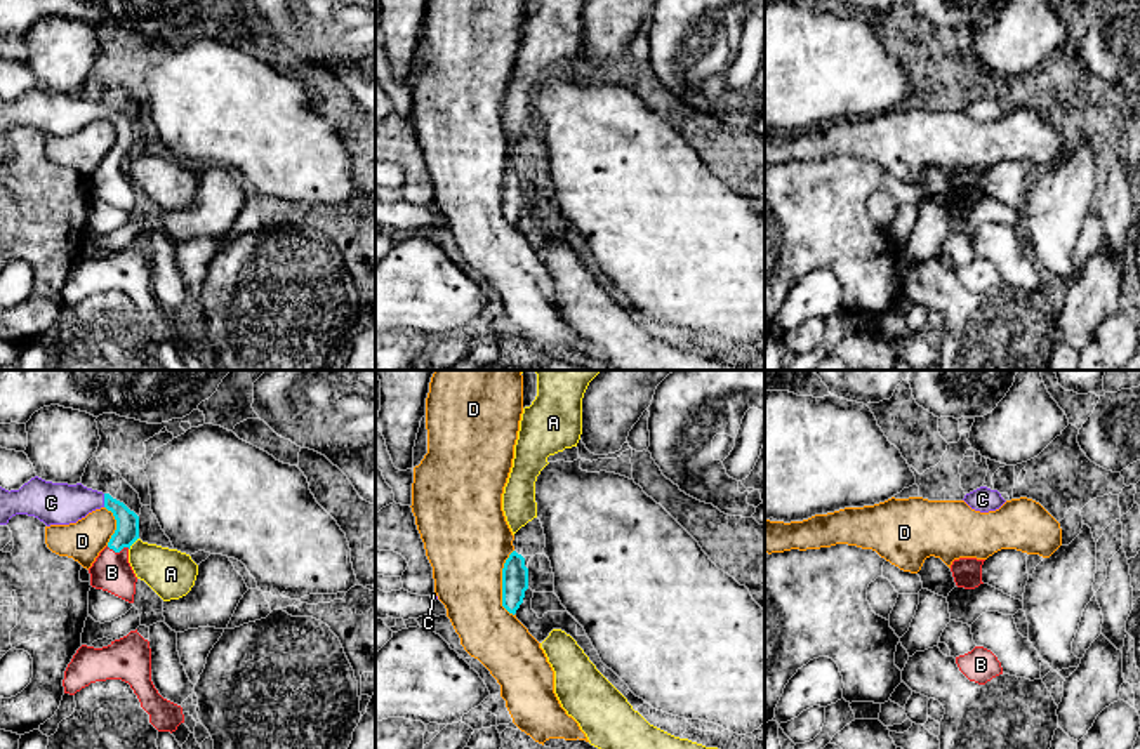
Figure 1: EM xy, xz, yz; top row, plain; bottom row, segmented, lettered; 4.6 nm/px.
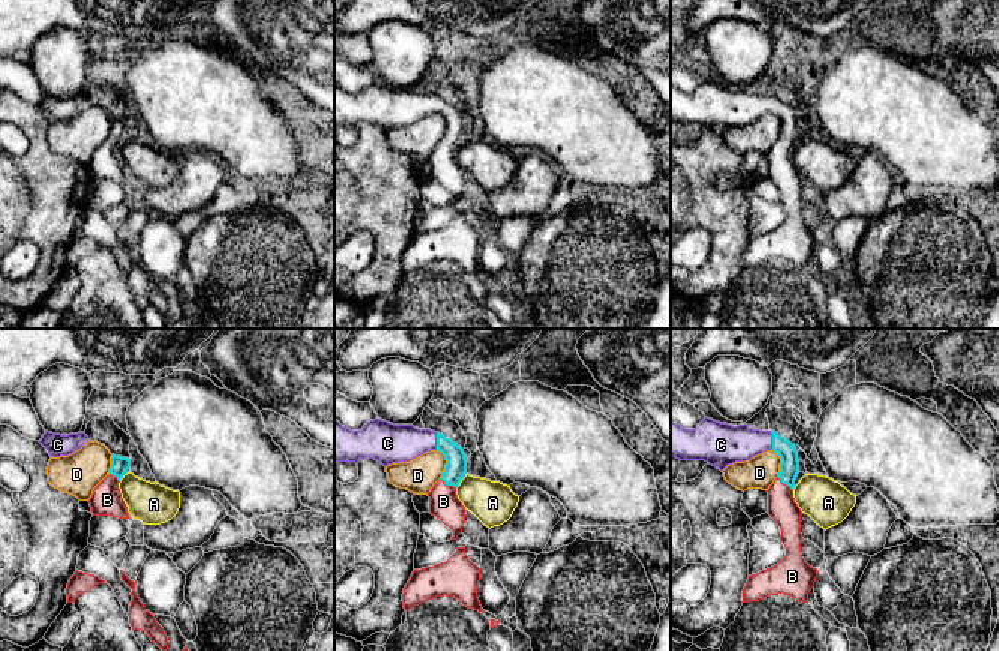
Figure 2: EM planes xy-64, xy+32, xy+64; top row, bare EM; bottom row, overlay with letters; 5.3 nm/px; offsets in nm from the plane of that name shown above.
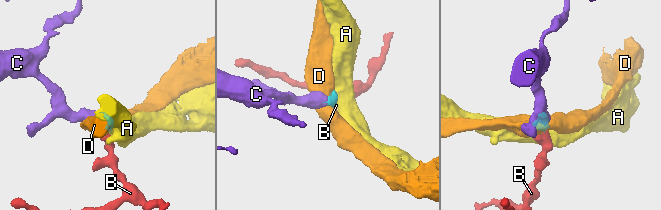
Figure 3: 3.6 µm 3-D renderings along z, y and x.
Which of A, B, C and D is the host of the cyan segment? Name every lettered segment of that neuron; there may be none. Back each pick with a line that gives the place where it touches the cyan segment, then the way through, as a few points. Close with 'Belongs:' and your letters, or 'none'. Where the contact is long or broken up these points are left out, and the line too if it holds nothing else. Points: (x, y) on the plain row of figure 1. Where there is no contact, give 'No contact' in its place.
B: Touches cyan at xy (119, 162). Path across: xy (127, 132), (119, 162), (113, 169), (112, 183)
C: Touches cyan at xy (105, 112)
Belongs: B, C

